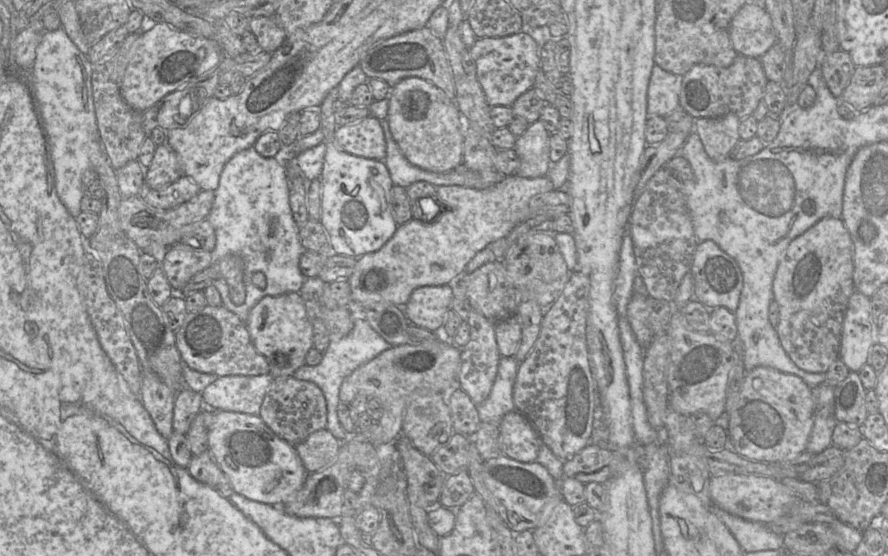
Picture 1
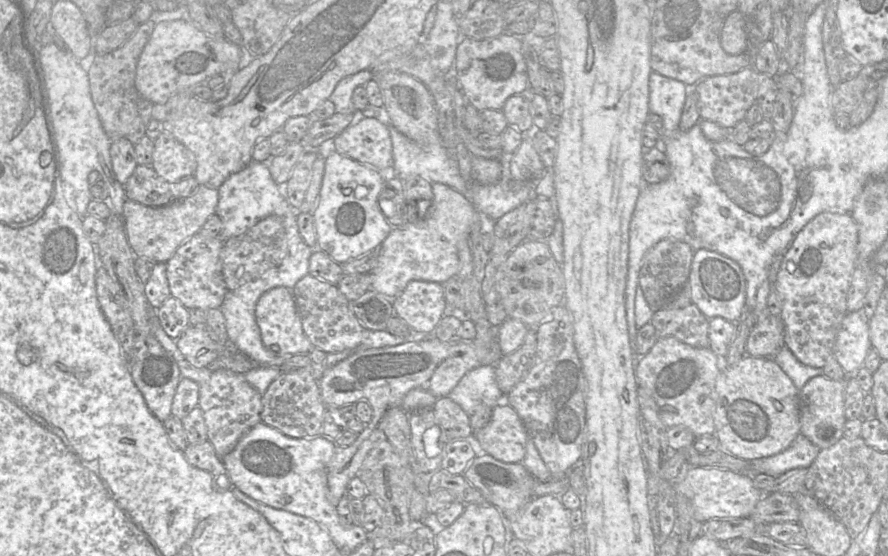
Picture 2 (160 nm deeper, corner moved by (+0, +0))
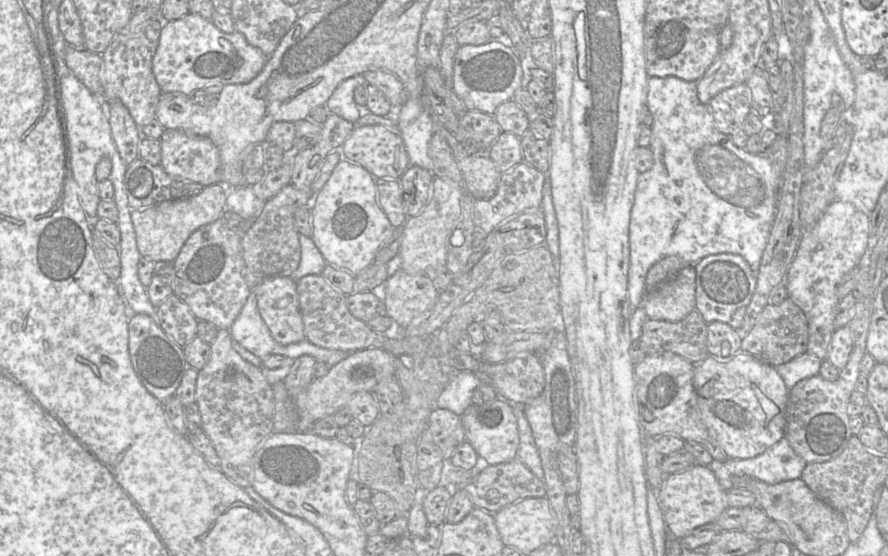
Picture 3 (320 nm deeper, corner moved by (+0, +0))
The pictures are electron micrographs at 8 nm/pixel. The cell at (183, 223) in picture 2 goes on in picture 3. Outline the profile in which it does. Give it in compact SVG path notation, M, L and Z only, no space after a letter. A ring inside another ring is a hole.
M216 183L205 186L203 190L195 196L177 200L168 200L150 208L133 210L131 219L136 234L137 247L142 257L147 257L154 262L173 262L180 253L186 240L193 232L204 225L219 219L226 211L228 189L230 188L227 188L224 184Z

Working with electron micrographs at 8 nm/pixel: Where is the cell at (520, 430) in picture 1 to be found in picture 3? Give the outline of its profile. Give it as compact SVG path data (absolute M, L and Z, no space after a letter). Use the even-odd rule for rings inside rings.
M497 397L481 405L471 404L461 415L466 441L489 465L507 463L517 458L520 441L518 422L513 408L506 400Z

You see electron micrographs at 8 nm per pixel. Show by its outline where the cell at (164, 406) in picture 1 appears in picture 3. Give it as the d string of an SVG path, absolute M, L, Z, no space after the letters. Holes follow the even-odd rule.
M136 313L130 317L128 350L133 371L157 401L163 403L176 393L188 368L183 347L169 338L149 315Z

